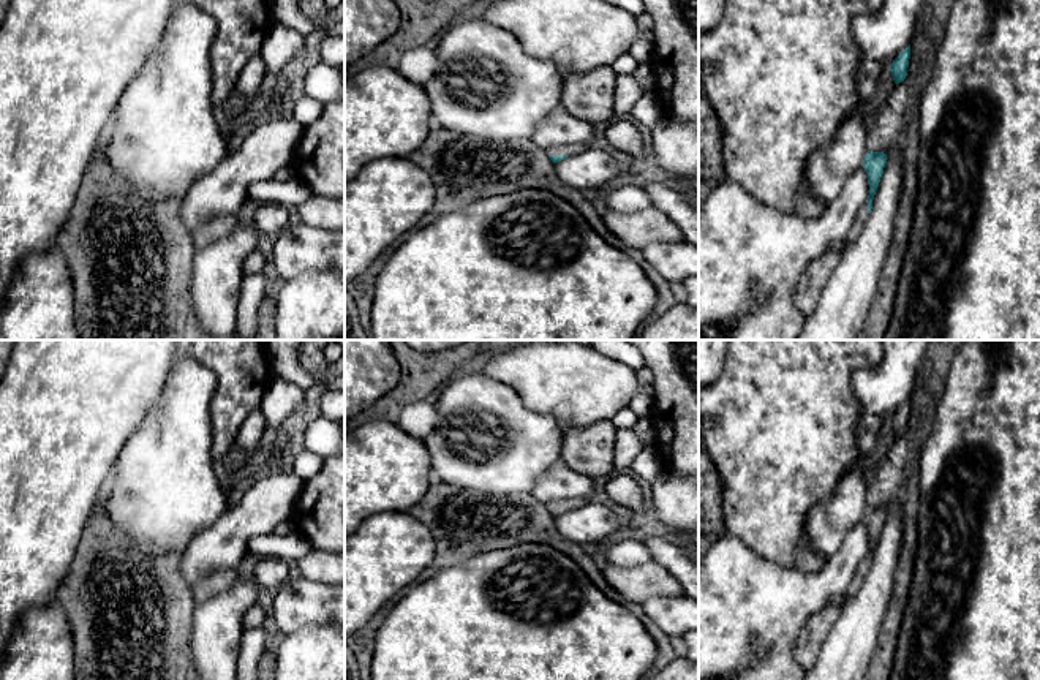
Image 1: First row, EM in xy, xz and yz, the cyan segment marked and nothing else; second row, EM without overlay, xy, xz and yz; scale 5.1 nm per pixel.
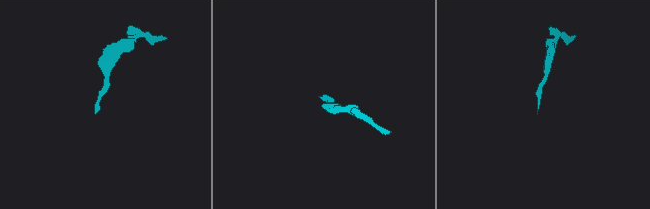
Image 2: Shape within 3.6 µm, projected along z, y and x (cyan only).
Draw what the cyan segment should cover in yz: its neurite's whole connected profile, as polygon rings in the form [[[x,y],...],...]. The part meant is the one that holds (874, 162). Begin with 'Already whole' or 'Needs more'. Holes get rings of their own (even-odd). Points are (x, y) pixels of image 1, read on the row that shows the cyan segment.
Needs more. [[[868,150],[863,158],[861,166],[868,174],[869,195],[868,195],[868,201],[860,207],[857,218],[847,234],[847,239],[844,240],[844,250],[849,248],[853,242],[857,242],[863,232],[865,223],[872,209],[872,199],[877,191],[880,177],[884,174],[885,163],[887,163],[887,155],[884,152]]]

